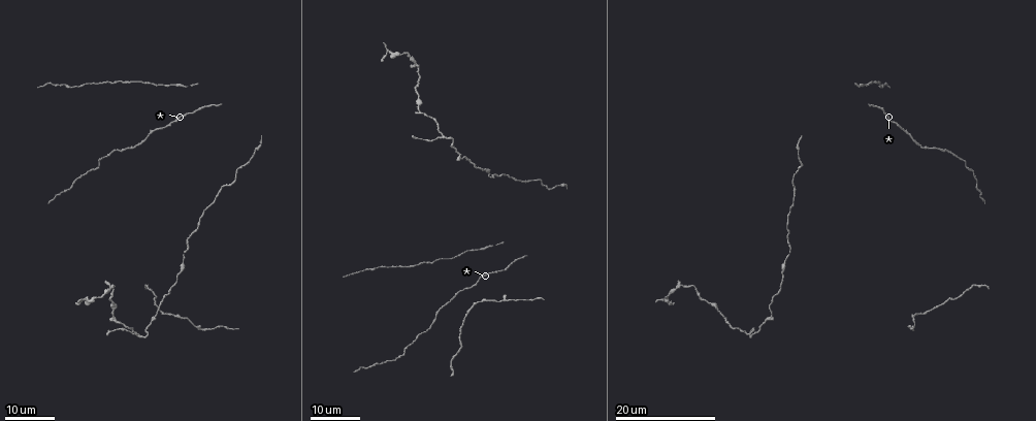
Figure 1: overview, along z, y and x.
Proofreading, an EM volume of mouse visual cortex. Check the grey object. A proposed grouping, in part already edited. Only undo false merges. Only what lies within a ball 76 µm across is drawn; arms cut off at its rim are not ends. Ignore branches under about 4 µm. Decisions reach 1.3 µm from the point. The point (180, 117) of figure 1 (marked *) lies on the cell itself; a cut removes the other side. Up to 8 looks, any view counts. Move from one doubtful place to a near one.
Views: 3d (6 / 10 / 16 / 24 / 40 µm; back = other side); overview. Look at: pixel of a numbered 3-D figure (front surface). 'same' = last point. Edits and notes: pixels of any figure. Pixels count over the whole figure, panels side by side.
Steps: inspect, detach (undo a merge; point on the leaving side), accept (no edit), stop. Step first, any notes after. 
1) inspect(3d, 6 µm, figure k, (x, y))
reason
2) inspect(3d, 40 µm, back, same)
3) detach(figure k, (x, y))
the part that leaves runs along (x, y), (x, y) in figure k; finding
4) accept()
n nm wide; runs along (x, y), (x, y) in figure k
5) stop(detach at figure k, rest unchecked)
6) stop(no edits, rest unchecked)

inspect(3d, 16 µm, figure 1, (180, 273))
calibre changes

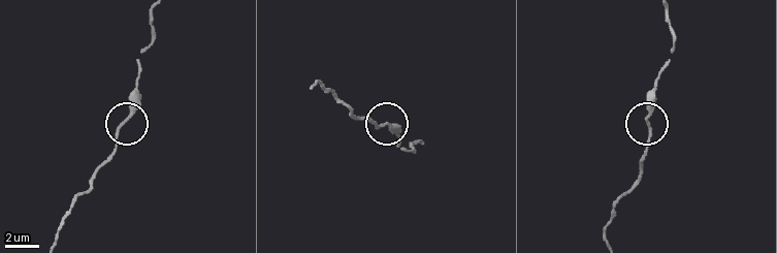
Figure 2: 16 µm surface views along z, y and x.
inspect(3d, 6 µm, figure 2, (128, 116))
closer look

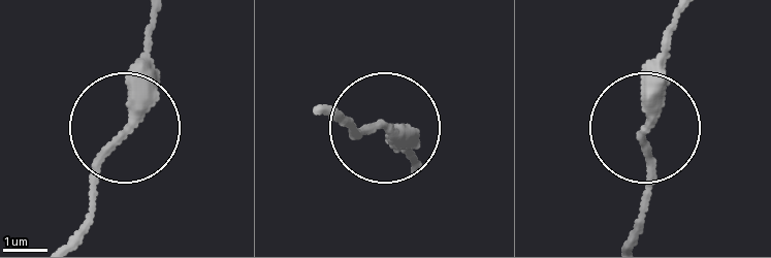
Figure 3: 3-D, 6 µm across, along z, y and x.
accept()
280 nm wide; runs along (416, 159), (379, 122), (360, 133), (331, 122) in figure 3; continuous, no second cell

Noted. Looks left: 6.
inspect(3d, 24 µm, figure 1, (196, 328))
two arms in line, one across

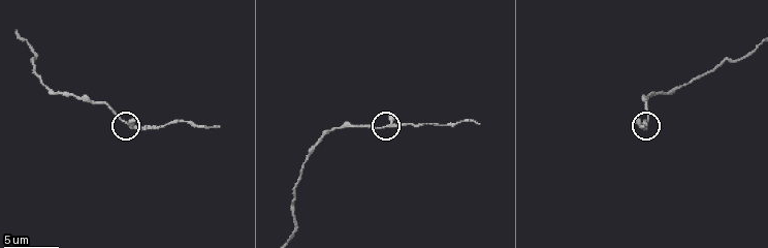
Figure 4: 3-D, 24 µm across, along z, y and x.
inspect(3d, 6 µm, figure 4, (126, 124))
closer look

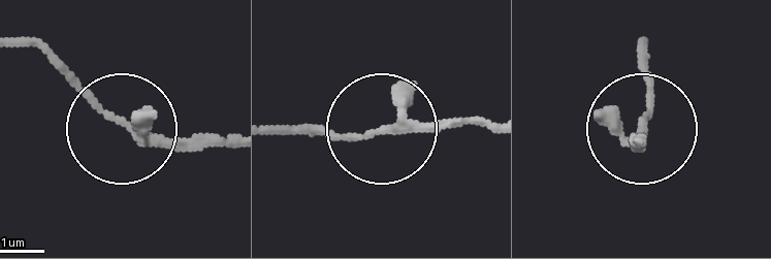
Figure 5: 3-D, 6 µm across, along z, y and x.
accept()
3 arms; runs along (268, 129), (357, 139), (487, 118) in figure 5; one cell here

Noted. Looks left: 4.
inspect(3d, 24 µm, figure 1, (138, 335))
three-way junction

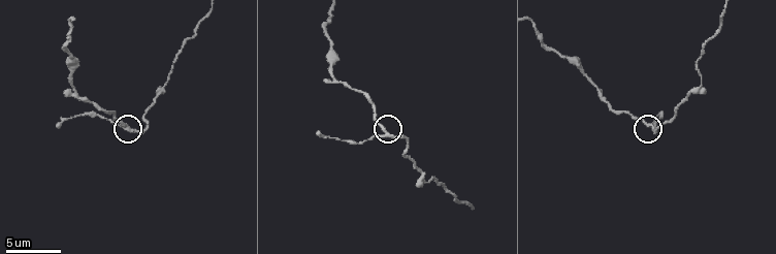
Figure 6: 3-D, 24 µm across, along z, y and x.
inspect(3d, 6 µm, figure 6, (652, 126))

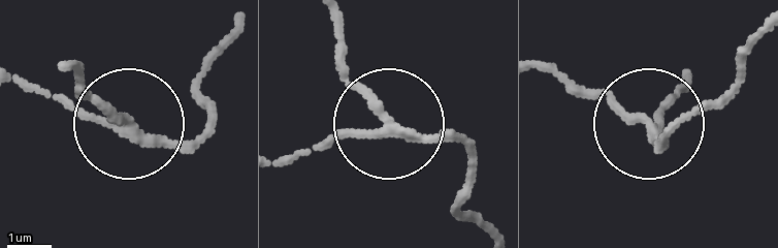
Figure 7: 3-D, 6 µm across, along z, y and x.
inspect(3d, 6 µm, back, figure 7, (383, 122))

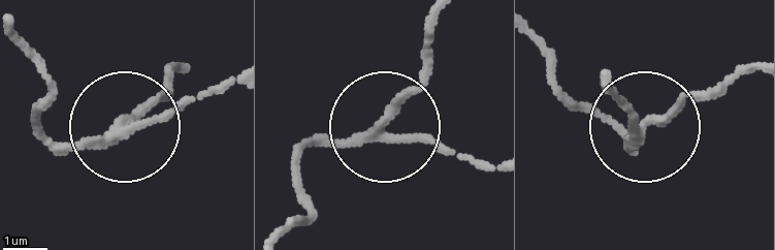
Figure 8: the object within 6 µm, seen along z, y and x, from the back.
detach(figure 8, (150, 99))
3 arms; the part that leaves runs along (114, 135), (180, 68) in figure 8; two cells meet here

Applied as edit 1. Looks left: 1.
stop(detach at figure 8, rest unchecked)

